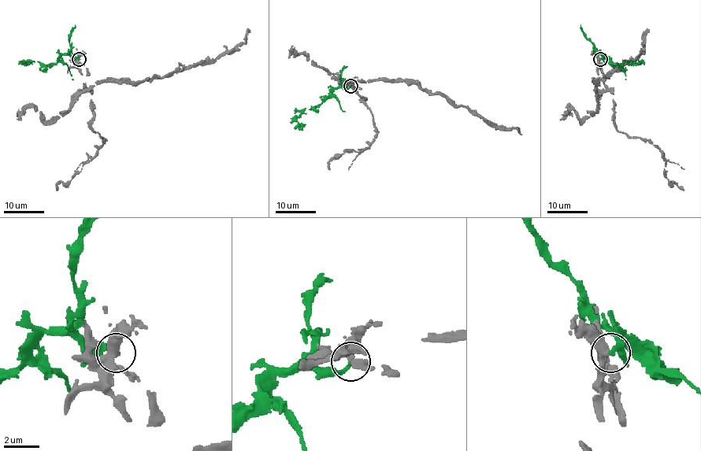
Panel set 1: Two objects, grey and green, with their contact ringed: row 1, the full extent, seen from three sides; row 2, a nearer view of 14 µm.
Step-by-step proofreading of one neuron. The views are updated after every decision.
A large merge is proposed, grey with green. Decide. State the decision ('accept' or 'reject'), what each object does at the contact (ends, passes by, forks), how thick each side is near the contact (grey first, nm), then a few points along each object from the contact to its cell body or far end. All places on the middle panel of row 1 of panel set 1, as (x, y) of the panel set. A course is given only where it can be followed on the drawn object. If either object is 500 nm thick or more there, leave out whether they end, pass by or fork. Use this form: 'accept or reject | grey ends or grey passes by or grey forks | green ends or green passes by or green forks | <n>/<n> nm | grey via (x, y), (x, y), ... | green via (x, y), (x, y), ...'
reject | grey forks | green ends | 340/280 nm | grey via (350, 86), (359, 88), (356, 90), (353, 83), (414, 81), (424, 89), (442, 94), (488, 121), (521, 134) | green via (350, 86), (335, 88), (320, 104), (305, 109), (297, 118), (302, 131)

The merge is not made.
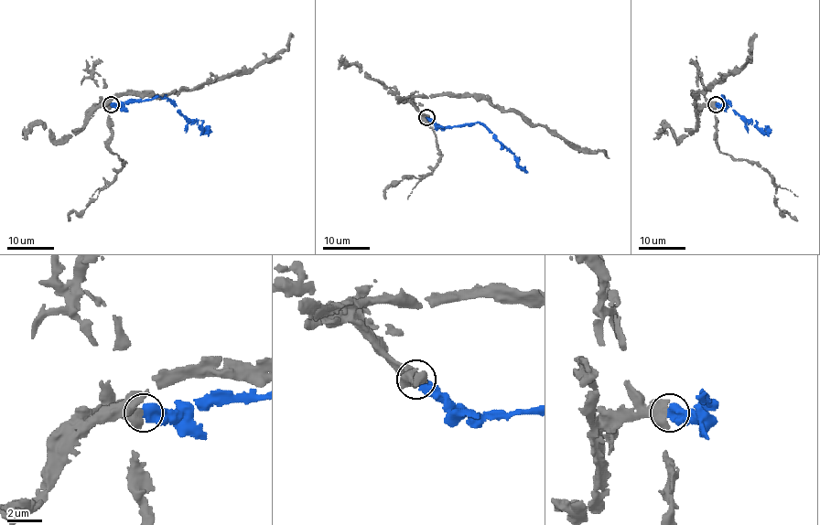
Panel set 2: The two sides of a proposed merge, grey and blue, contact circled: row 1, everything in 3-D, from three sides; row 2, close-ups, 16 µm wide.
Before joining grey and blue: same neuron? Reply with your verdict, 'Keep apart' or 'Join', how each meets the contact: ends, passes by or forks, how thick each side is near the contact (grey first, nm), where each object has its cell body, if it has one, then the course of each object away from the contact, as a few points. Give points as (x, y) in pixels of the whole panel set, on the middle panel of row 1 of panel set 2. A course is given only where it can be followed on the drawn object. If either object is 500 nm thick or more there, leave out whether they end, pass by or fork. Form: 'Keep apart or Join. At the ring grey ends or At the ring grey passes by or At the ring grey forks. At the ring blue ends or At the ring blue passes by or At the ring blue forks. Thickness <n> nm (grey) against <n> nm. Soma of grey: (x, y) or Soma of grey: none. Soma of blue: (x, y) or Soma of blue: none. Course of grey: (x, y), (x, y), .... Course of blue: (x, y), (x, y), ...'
Join. Thickness 600 nm (grey) against 600 nm. Soma of grey: none. Soma of blue: none. Course of grey: (426, 117), (413, 103), (414, 97), (484, 96), (495, 105), (516, 111), (570, 143), (609, 158). Course of blue: (426, 117), (441, 126), (483, 123), (528, 172)

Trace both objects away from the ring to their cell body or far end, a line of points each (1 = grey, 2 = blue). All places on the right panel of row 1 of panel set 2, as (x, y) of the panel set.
1: (716, 104), (695, 104), (694, 95), (708, 89), (724, 75), (737, 72), (749, 59), (752, 38), (757, 34)
2: (716, 104), (725, 101), (721, 97), (742, 119), (771, 132)

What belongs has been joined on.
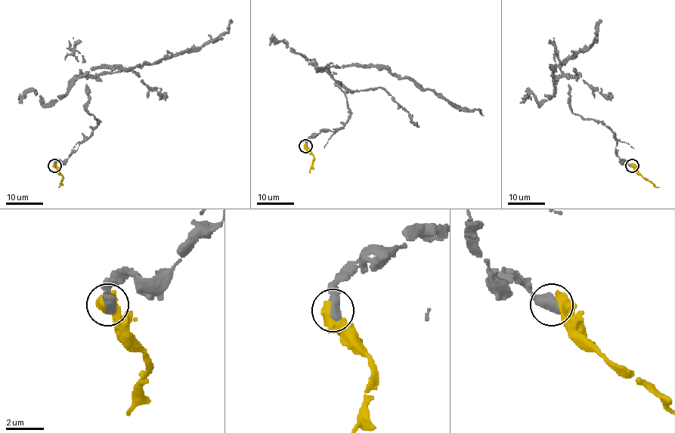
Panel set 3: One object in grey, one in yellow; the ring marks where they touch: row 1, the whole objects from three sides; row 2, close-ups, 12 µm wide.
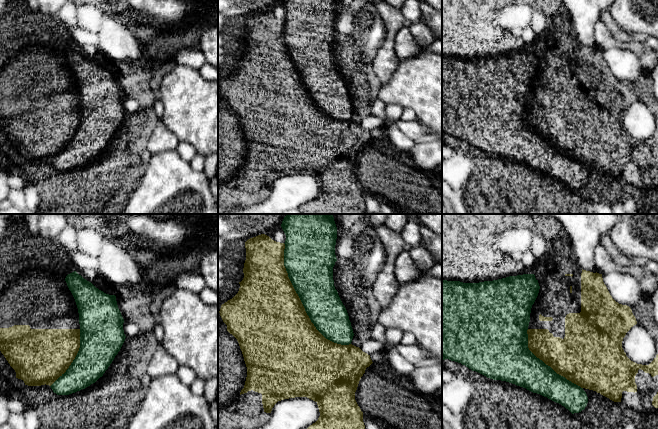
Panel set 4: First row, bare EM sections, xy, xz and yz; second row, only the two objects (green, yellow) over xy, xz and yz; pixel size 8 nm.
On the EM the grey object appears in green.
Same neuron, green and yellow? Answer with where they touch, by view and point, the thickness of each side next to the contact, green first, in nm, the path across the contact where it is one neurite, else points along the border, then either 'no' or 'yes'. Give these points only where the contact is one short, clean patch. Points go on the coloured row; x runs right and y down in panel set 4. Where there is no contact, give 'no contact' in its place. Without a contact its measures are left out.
meets green in xz at (302, 303); 360 nm thick on the green side, 500 nm on the other; yes

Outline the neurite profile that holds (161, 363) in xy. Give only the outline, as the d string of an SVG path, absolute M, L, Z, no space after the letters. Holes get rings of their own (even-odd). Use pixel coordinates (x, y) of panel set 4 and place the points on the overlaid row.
M159 344L149 362L147 370L148 374L152 378L155 378L163 375L176 374L178 368L179 363Z

